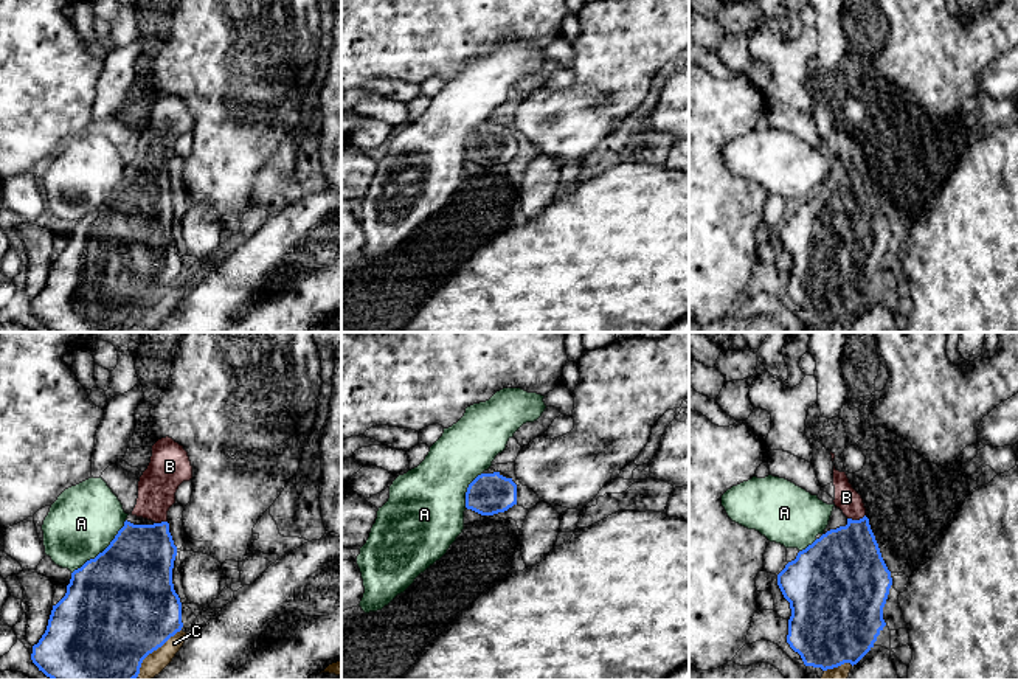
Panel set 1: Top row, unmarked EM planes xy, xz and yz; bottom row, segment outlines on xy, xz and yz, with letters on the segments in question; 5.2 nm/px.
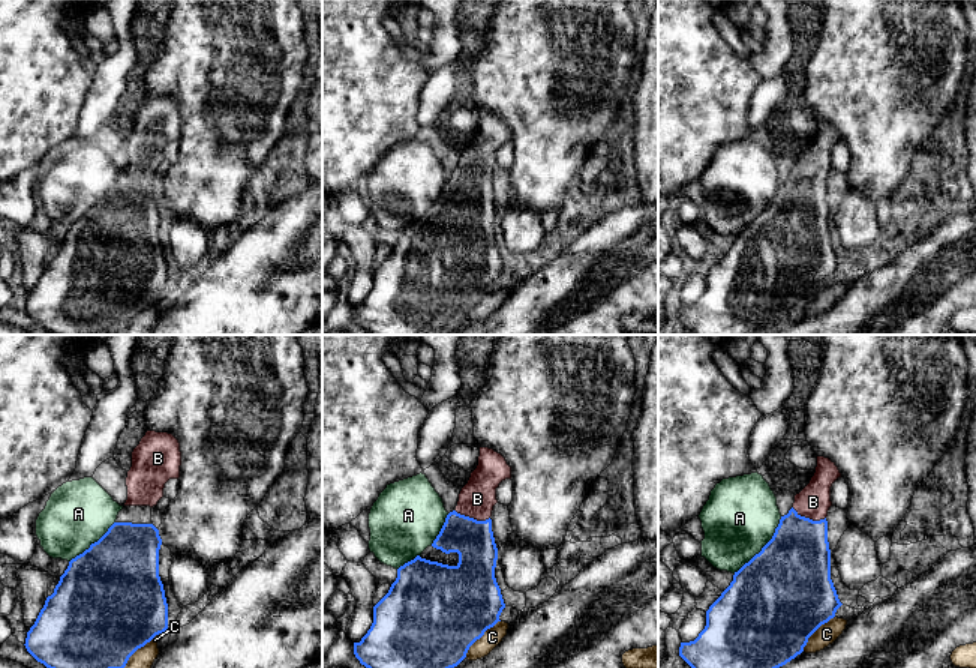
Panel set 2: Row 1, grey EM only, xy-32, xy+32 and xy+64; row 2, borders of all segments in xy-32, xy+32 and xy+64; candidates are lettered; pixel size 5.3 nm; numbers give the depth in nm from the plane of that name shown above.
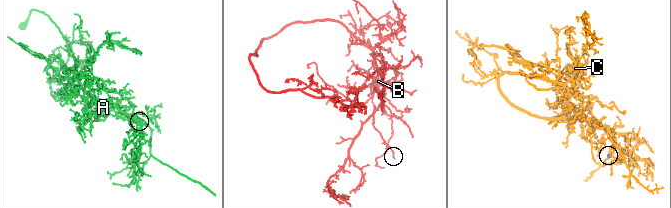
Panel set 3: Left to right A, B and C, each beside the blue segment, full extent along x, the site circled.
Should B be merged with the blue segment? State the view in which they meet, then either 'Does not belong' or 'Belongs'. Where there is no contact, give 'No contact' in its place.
Touches blue in yz. Belongs

